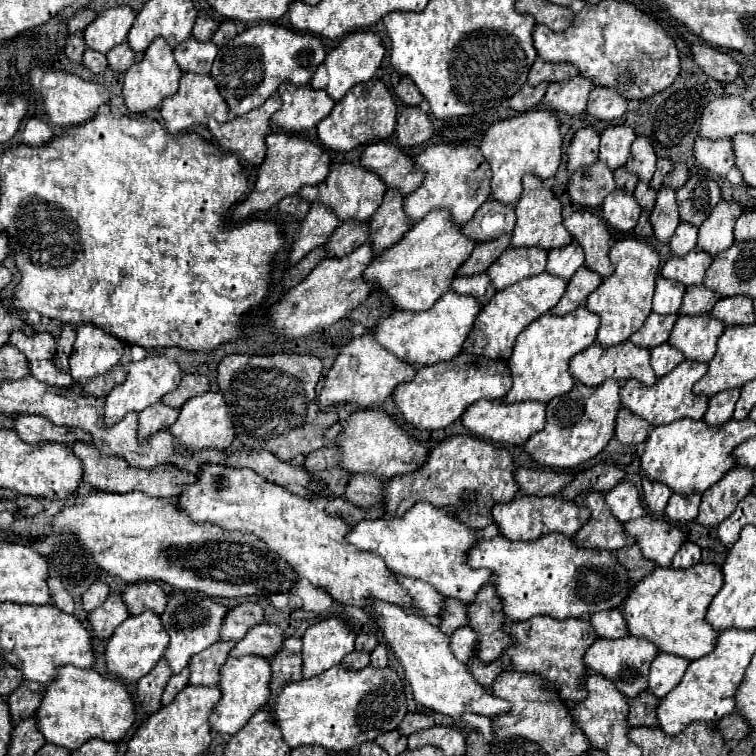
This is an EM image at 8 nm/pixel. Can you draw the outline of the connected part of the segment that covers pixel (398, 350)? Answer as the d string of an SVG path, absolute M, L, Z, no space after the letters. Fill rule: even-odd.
M446 291L428 311L410 313L410 311L394 311L386 319L380 319L372 329L372 337L386 351L394 353L398 359L414 365L434 365L440 361L450 361L462 349L466 335L480 311L480 305L466 295L458 295L454 291Z

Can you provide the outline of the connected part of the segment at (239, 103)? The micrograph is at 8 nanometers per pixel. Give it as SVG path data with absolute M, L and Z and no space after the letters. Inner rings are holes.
M258 23L252 25L250 29L246 29L244 33L236 35L228 45L220 47L214 63L212 63L212 71L210 77L216 81L216 87L222 95L222 99L228 103L230 113L232 115L244 115L256 107L260 107L272 93L278 91L280 83L294 83L294 85L306 85L310 81L310 77L314 75L318 63L322 63L326 51L322 41L316 35L310 33L296 33L288 27L282 25L274 25L274 23Z

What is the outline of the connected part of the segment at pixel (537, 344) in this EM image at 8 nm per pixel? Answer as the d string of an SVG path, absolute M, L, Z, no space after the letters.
M580 305L578 309L562 317L546 313L538 317L534 323L530 323L530 327L526 327L522 335L518 335L514 351L508 359L512 389L504 395L502 401L504 403L516 403L516 401L548 403L558 395L566 395L574 387L574 379L568 373L568 361L572 355L584 351L594 343L598 323L600 323L598 315L590 313L584 305Z

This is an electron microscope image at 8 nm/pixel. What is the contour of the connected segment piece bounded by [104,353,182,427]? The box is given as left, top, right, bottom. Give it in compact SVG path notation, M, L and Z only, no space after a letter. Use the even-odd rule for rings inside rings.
M150 353L150 357L130 363L130 371L126 375L126 381L112 387L112 391L106 395L106 405L104 405L104 425L112 427L118 421L124 419L126 413L130 411L142 411L154 403L160 403L160 399L174 391L182 379L182 371L176 361L168 361L166 357L160 357L156 353Z

